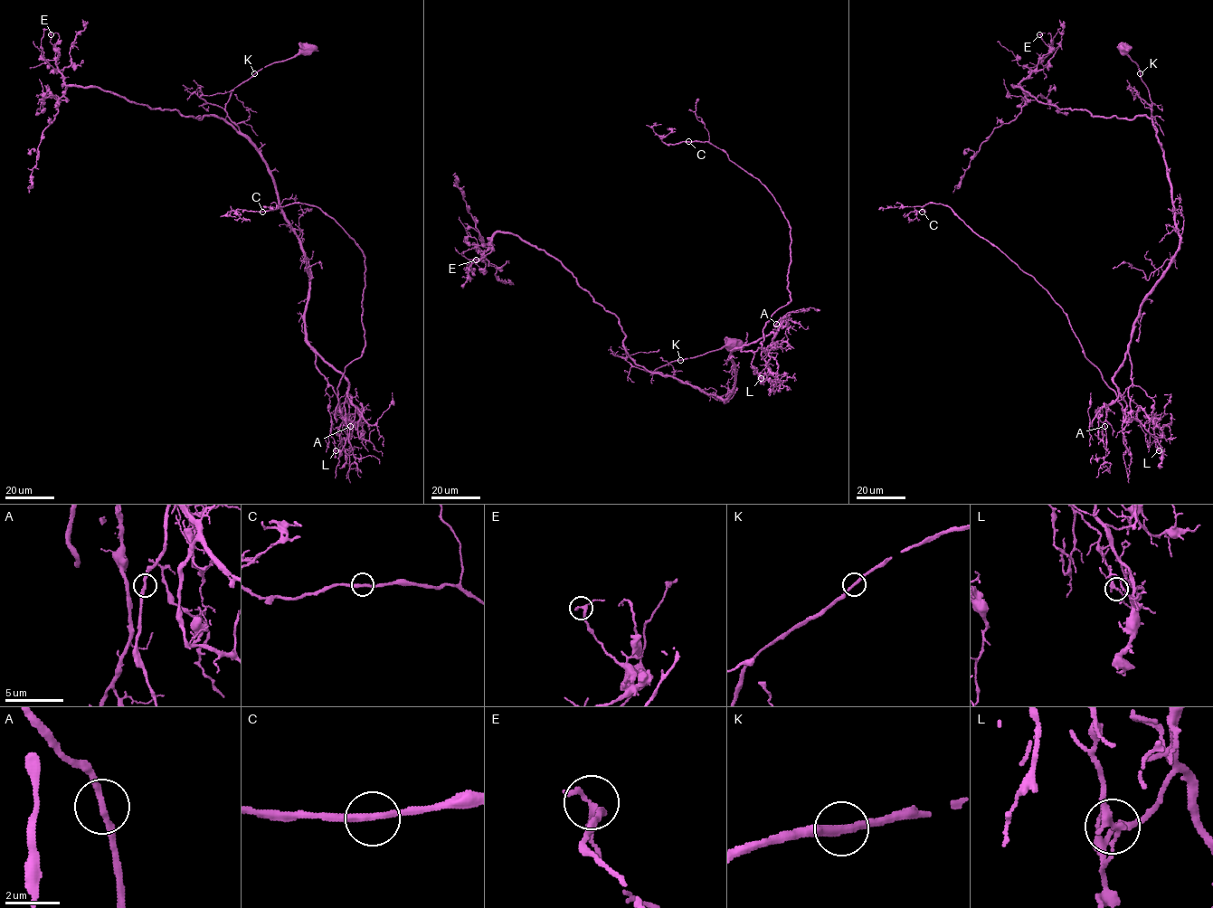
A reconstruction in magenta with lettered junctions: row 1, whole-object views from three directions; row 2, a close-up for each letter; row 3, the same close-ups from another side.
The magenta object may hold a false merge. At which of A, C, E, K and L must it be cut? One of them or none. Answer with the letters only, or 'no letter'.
L

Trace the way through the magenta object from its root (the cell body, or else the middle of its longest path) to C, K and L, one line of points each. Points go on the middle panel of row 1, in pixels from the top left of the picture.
C: (732, 345), (651, 371), (725, 399), (731, 352), (764, 355), (791, 300), (772, 193), (688, 141)
K: (732, 345), (680, 360)
L: (732, 345), (651, 371), (725, 399), (734, 383), (730, 354), (741, 348), (753, 352), (751, 364), (762, 378)

